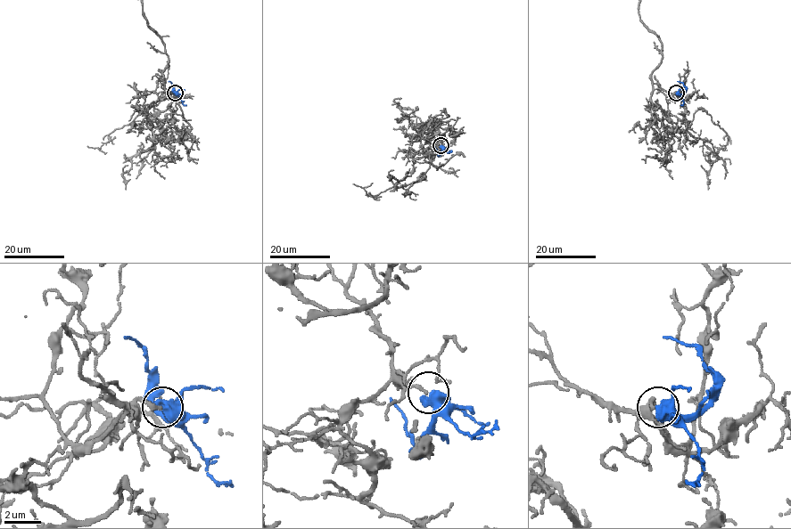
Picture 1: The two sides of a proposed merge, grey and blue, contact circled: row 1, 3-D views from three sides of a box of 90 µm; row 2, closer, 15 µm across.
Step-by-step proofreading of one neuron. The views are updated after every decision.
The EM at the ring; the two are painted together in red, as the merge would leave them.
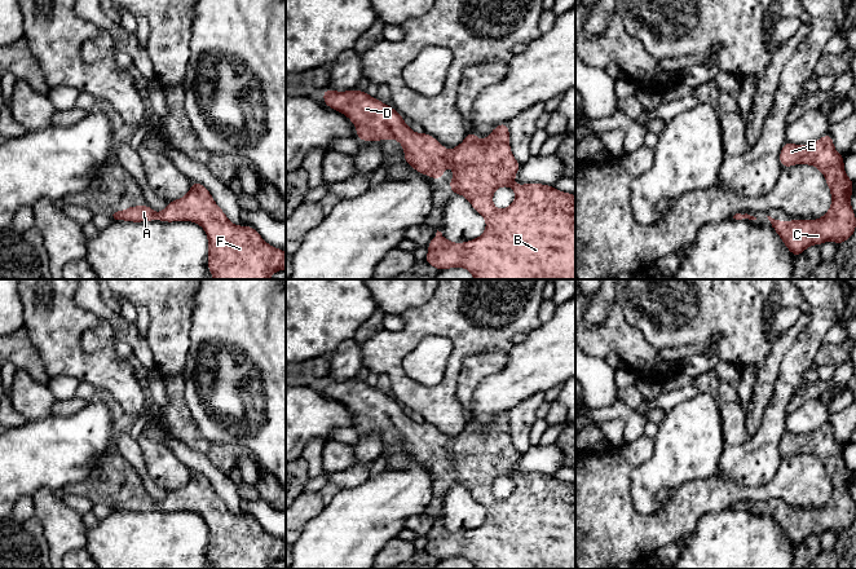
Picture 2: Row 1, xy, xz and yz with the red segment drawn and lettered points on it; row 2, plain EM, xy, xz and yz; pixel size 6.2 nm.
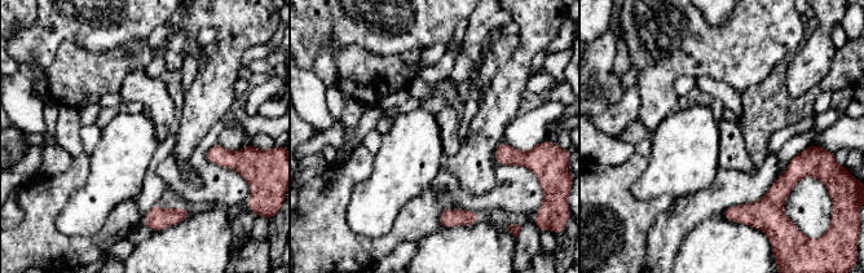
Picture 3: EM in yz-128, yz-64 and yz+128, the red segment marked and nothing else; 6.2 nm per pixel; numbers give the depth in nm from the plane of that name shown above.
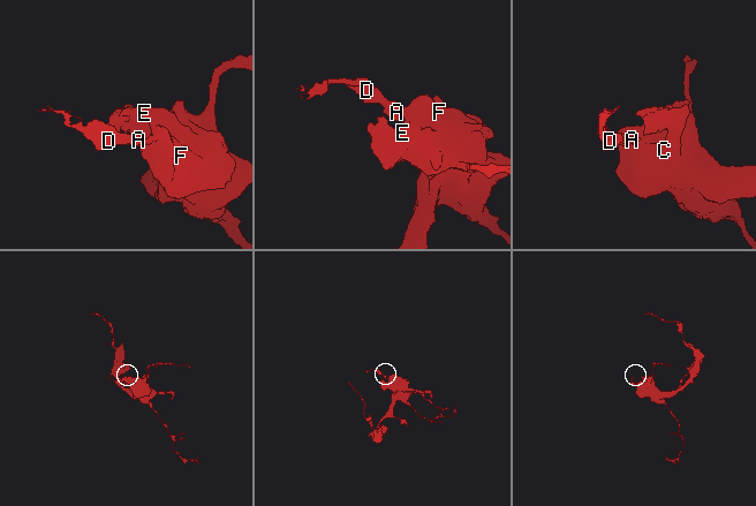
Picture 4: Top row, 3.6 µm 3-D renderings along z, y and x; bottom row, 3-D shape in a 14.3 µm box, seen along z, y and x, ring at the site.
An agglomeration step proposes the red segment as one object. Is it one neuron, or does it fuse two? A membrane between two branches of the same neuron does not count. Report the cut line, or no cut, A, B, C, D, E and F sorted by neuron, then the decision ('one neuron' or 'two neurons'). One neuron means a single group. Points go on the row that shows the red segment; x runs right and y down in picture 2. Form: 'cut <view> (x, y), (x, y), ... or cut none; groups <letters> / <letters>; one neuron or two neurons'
cut none; groups A B C D E F; one neuron

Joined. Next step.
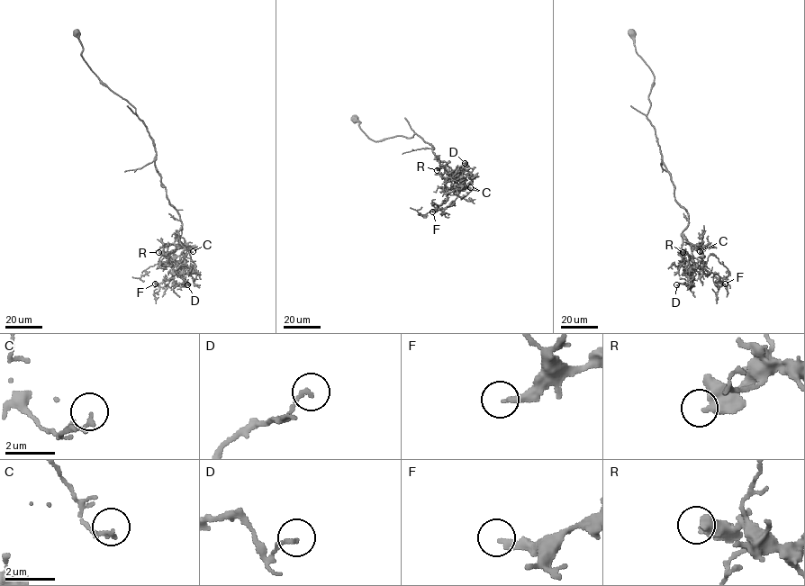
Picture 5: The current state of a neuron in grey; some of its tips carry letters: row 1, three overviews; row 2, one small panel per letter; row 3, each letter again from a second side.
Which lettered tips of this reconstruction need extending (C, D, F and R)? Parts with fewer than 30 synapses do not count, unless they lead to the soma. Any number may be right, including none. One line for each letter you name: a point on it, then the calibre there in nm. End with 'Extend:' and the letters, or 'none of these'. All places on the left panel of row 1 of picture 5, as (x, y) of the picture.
Extend: none of these

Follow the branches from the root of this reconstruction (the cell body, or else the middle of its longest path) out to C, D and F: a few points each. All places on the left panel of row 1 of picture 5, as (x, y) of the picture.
C: (76, 32), (92, 71), (135, 109), (146, 128), (156, 169), (182, 222), (177, 240), (193, 251)
D: (76, 32), (83, 59), (152, 139), (182, 222), (172, 284), (187, 284)
F: (76, 32), (92, 71), (135, 109), (146, 128), (156, 169), (182, 222), (179, 242), (195, 265), (155, 283)

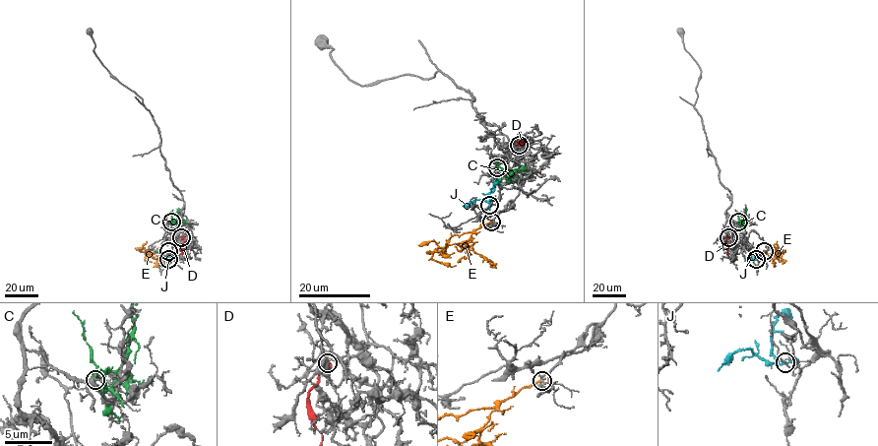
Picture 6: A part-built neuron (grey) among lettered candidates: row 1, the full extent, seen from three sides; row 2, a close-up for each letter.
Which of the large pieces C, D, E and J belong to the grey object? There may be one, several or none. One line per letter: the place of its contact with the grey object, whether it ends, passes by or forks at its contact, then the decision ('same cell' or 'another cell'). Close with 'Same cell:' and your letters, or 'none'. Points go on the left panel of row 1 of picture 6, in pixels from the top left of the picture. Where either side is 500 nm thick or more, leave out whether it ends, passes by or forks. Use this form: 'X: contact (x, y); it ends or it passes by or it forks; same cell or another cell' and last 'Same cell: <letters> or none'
C: contact (171, 222); it passes by; another cell
D: contact (181, 237); another cell
E: contact (168, 251); it ends; another cell
J: contact (168, 259); it passes by; another cell
Same cell: none

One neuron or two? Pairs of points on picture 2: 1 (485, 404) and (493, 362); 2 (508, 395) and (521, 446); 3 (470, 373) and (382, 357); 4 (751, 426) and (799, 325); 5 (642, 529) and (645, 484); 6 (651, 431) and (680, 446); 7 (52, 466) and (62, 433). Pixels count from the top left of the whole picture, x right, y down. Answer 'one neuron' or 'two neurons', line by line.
1: two neurons
2: two neurons
3: two neurons
4: one neuron
5: two neurons
6: two neurons
7: one neuron

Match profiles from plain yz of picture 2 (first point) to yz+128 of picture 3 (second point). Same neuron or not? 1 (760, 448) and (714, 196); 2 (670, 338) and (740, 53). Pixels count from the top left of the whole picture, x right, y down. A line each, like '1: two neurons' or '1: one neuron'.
1: one neuron
2: one neuron

